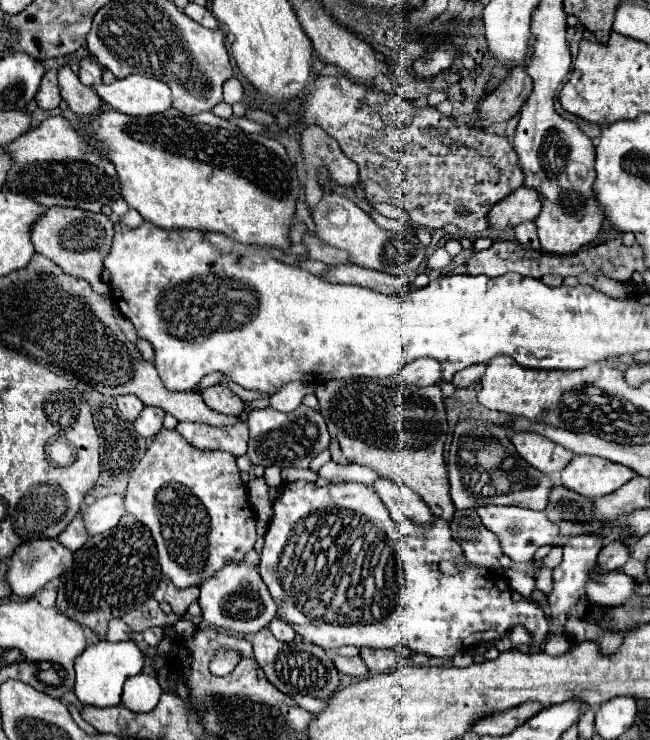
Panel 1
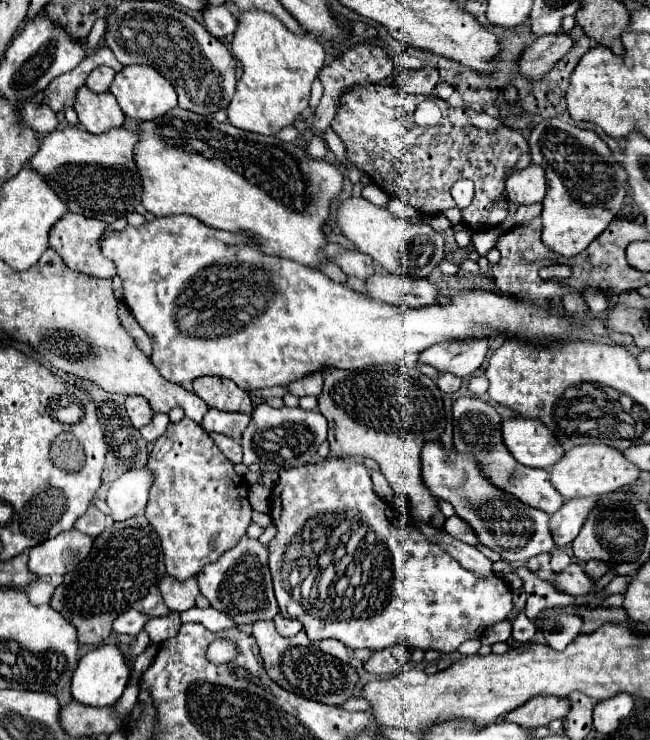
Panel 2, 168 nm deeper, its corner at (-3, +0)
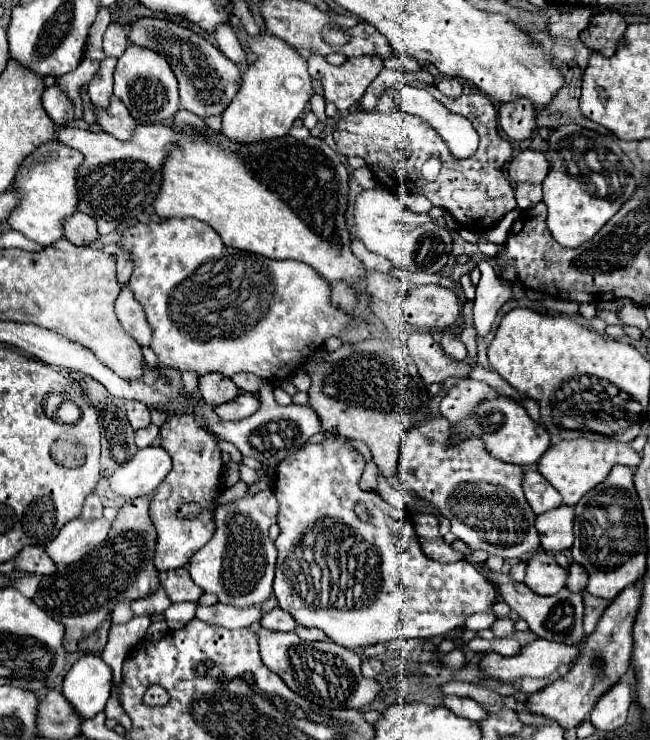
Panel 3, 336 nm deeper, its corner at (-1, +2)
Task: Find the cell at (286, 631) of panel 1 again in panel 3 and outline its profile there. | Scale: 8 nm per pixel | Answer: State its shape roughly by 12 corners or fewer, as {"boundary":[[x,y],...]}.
{"boundary":[[275,607],[261,619],[271,631],[293,631],[295,619]]}

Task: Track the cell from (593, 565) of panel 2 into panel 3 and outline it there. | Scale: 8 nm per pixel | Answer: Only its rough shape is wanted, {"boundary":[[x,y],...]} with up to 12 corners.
{"boundary":[[579,563],[569,565],[569,591],[583,591],[589,575]]}

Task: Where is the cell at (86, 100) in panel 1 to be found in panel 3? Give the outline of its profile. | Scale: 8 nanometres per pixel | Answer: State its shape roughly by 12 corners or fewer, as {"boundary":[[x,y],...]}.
{"boundary":[[115,95],[109,107],[95,107],[103,131],[129,139],[135,119]]}

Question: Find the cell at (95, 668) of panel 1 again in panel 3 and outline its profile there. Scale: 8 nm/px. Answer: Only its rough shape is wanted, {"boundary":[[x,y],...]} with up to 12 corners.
{"boundary":[[85,653],[65,675],[63,695],[83,717],[105,709],[113,671]]}

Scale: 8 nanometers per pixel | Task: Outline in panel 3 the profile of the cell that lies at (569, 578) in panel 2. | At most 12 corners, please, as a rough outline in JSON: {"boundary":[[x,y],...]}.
{"boundary":[[537,553],[525,585],[541,595],[565,589],[569,571]]}

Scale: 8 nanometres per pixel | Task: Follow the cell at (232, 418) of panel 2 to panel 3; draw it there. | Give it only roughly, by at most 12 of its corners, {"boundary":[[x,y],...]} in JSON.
{"boundary":[[257,395],[237,399],[213,407],[223,421],[241,421],[259,407]]}

